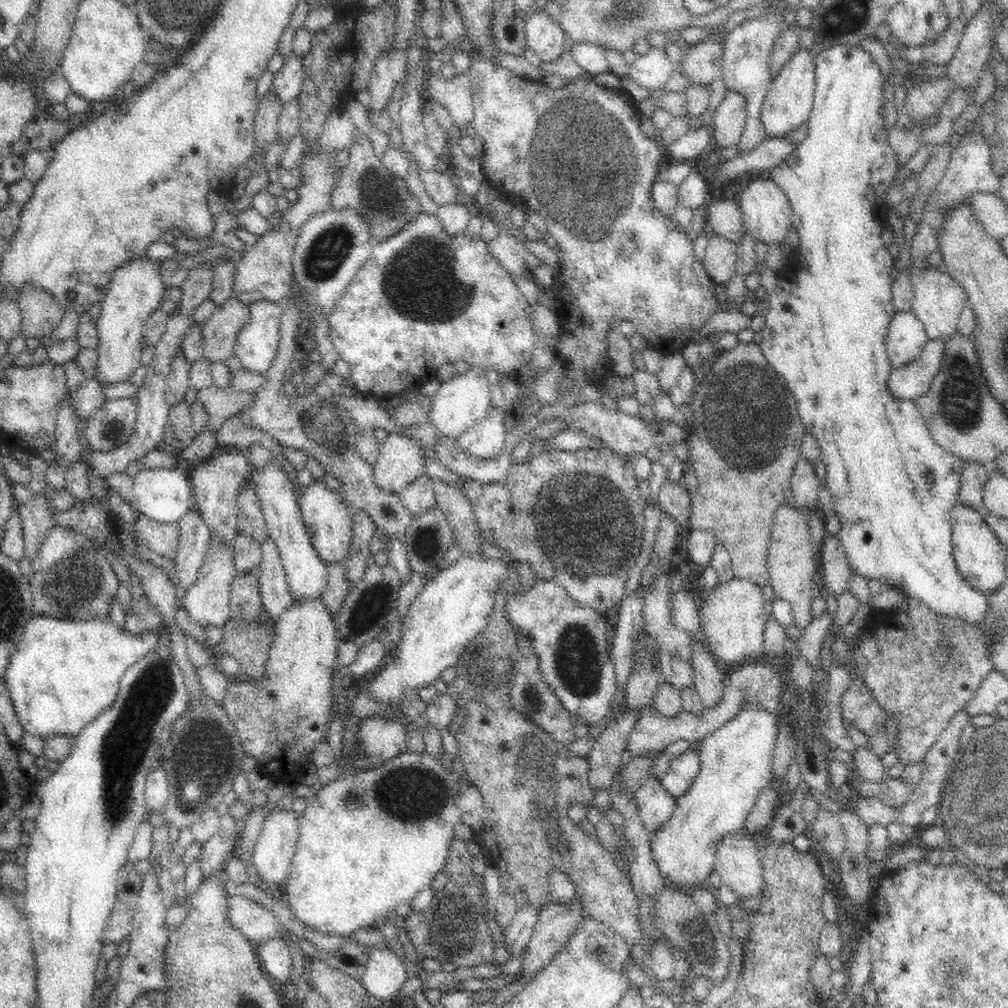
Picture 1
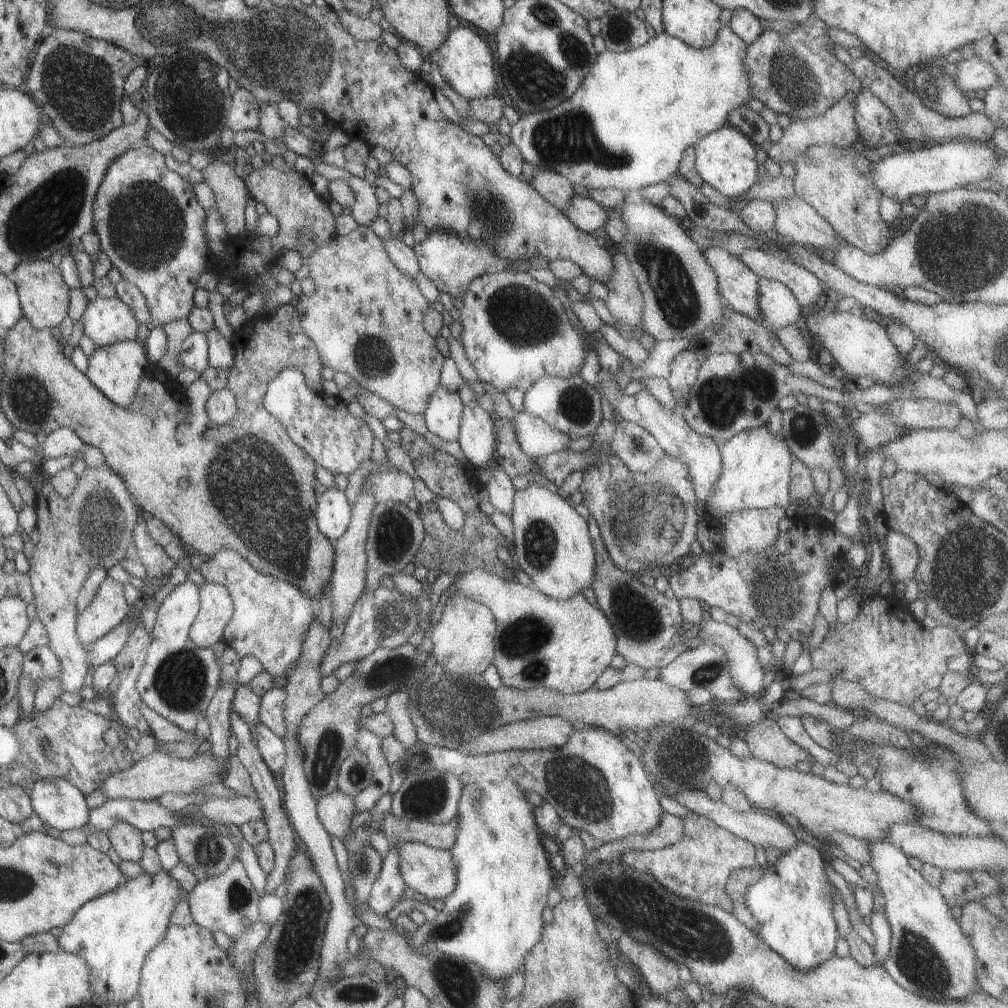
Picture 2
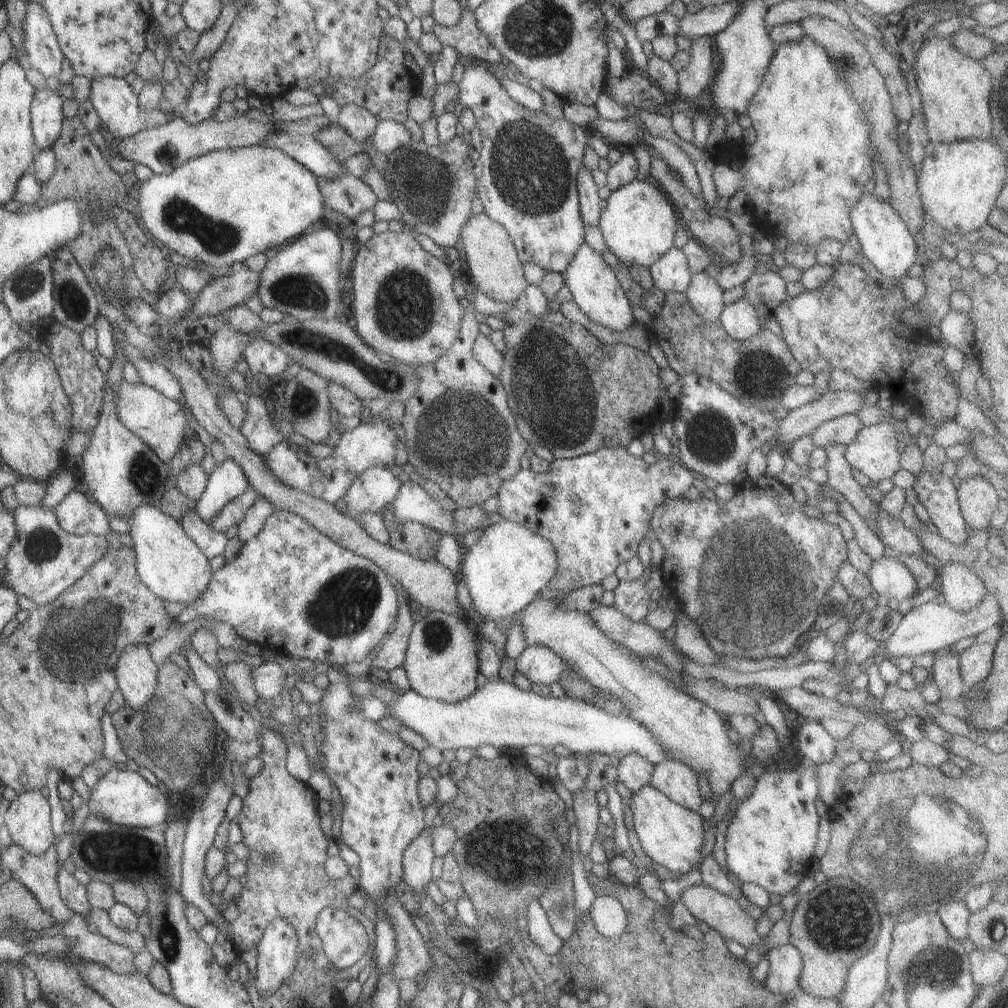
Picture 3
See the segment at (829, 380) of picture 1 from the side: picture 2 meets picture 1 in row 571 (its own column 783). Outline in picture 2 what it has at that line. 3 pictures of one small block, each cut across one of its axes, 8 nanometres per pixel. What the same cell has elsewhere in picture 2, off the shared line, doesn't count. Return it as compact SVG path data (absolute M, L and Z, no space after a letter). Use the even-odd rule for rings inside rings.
M811 839L806 842L799 840L793 848L783 851L782 855L775 860L775 864L771 864L771 868L767 865L761 867L761 878L755 884L747 886L743 895L745 908L759 924L756 934L758 938L765 943L765 946L786 960L789 966L803 972L810 971L811 968L829 960L834 955L833 950L838 939L837 928L831 916L832 885L825 876L824 865L817 843Z

